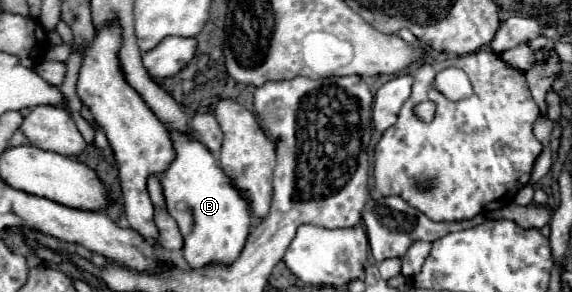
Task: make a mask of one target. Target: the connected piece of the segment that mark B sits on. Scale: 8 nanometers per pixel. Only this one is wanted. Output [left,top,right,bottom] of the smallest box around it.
[161,134,251,270]

